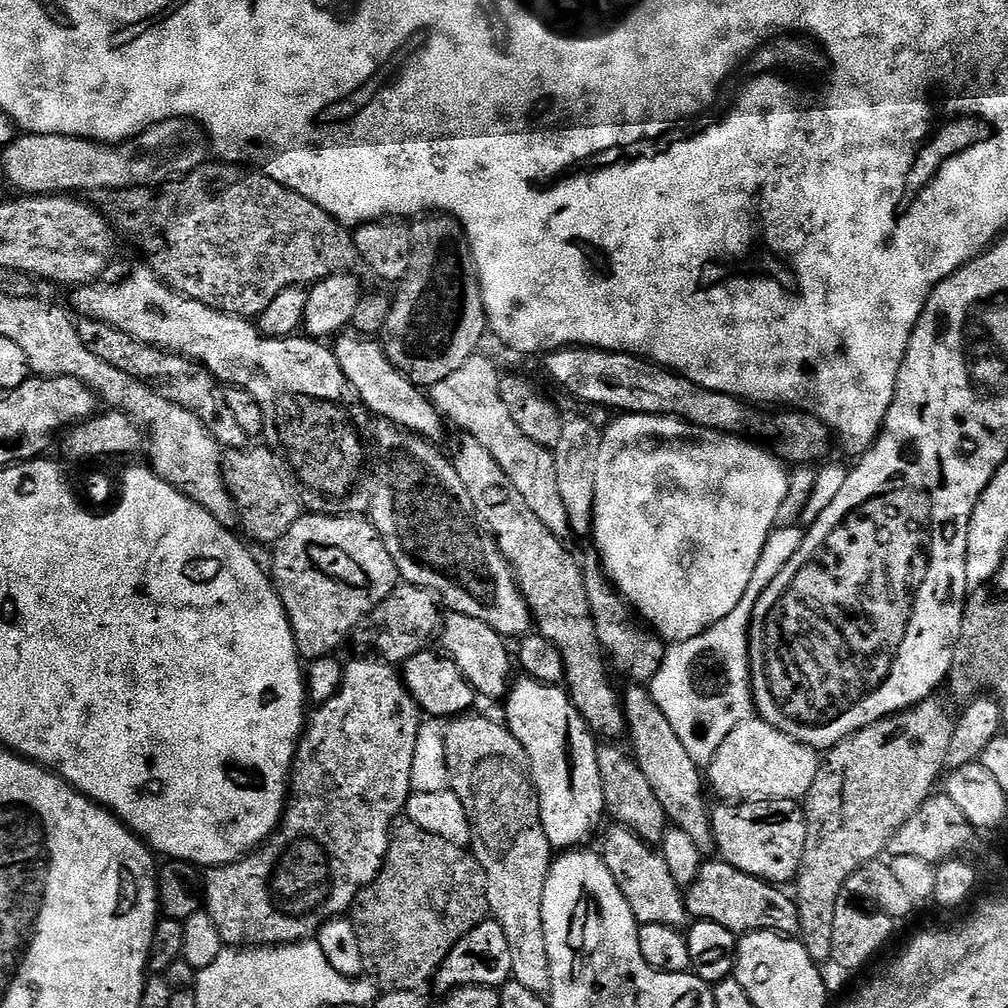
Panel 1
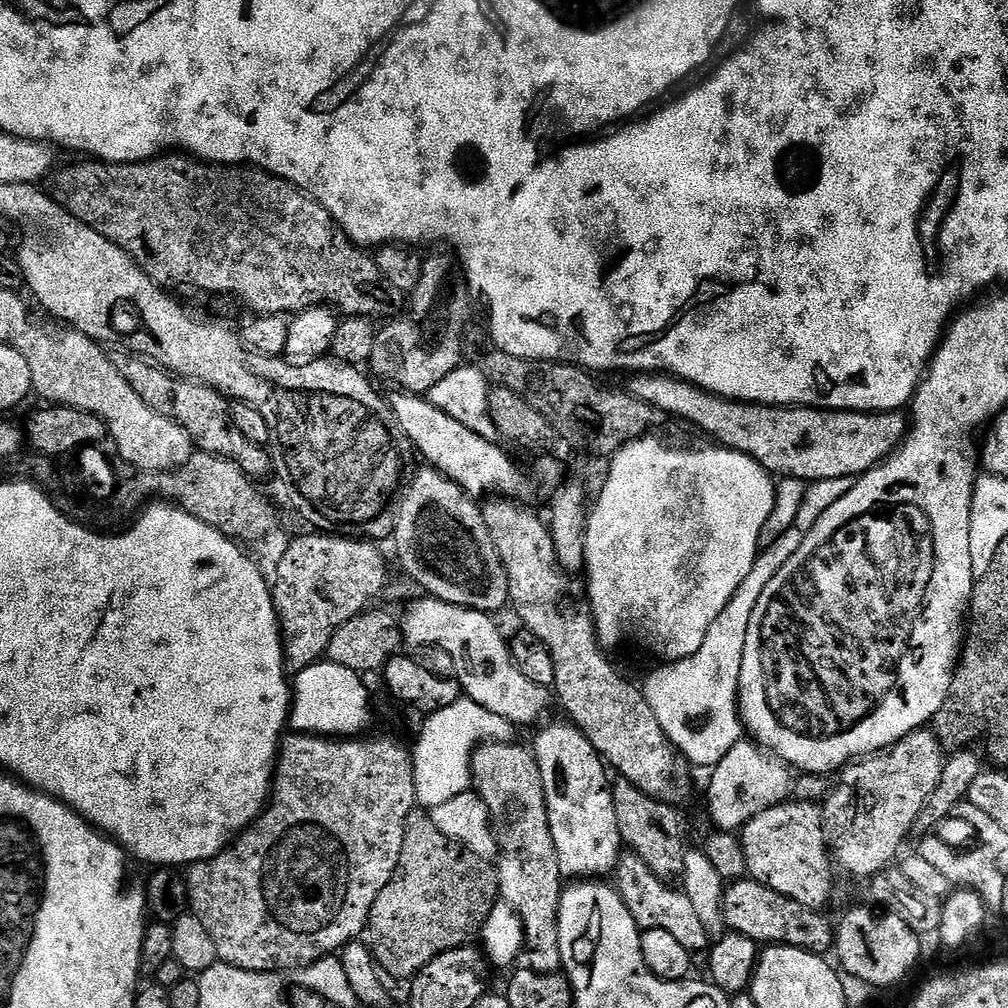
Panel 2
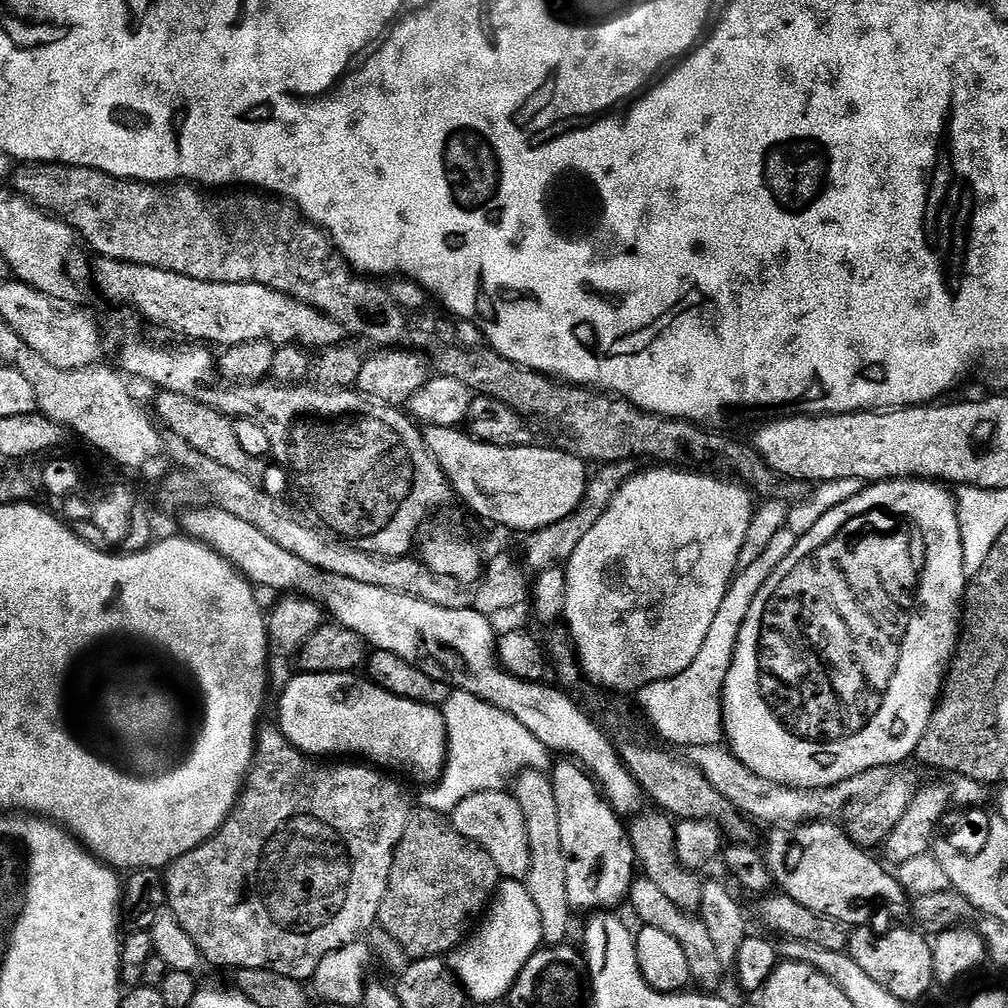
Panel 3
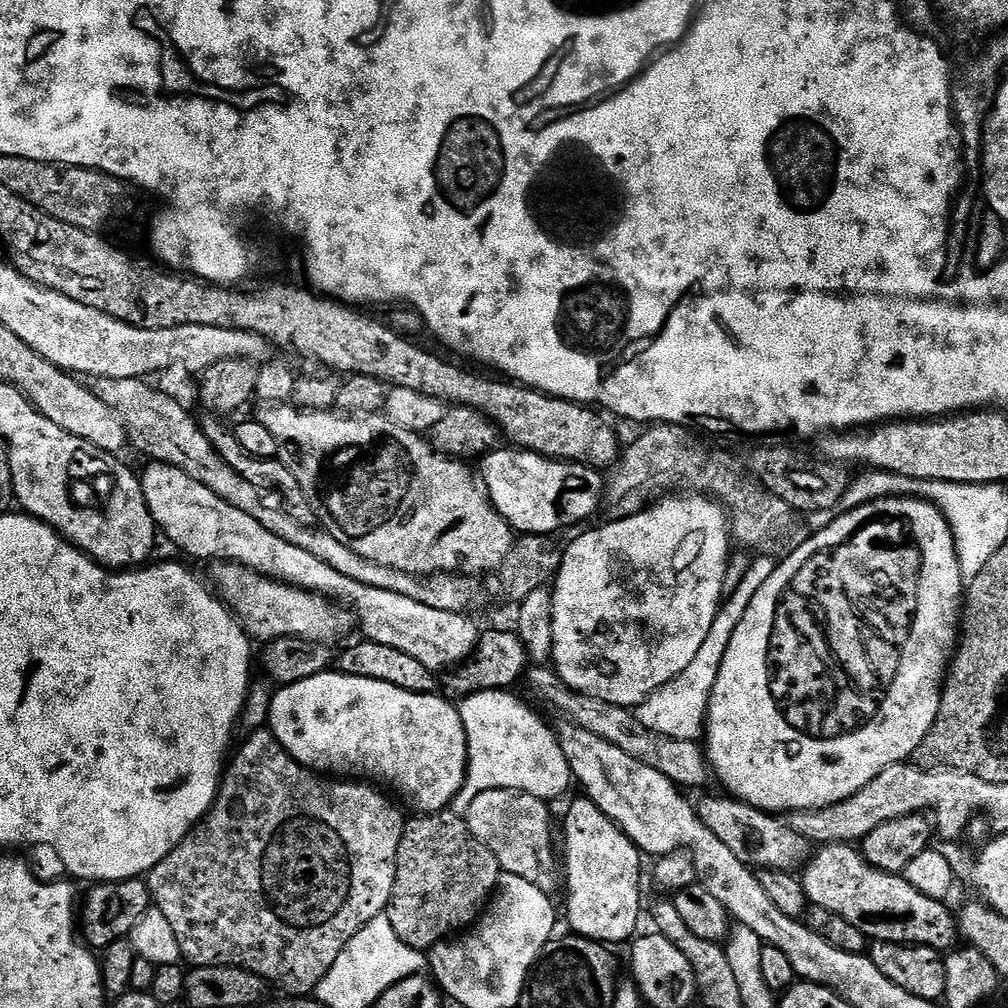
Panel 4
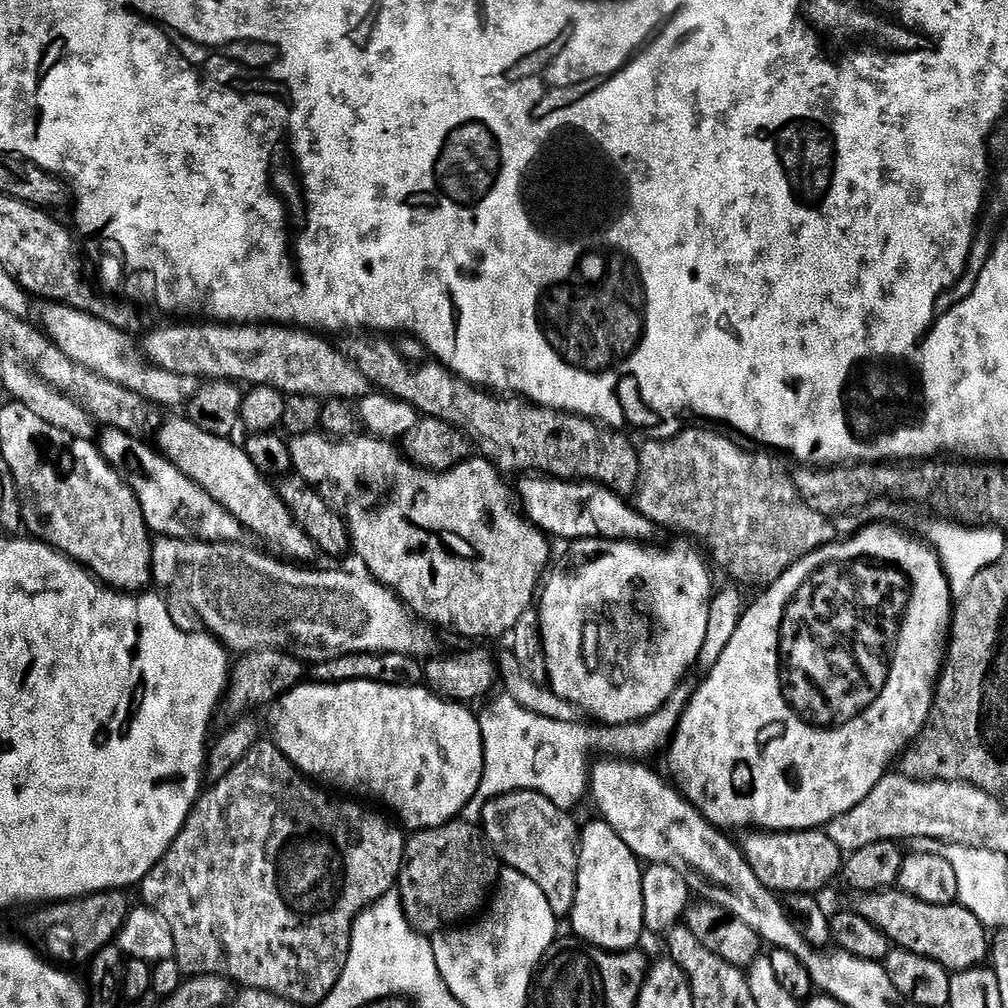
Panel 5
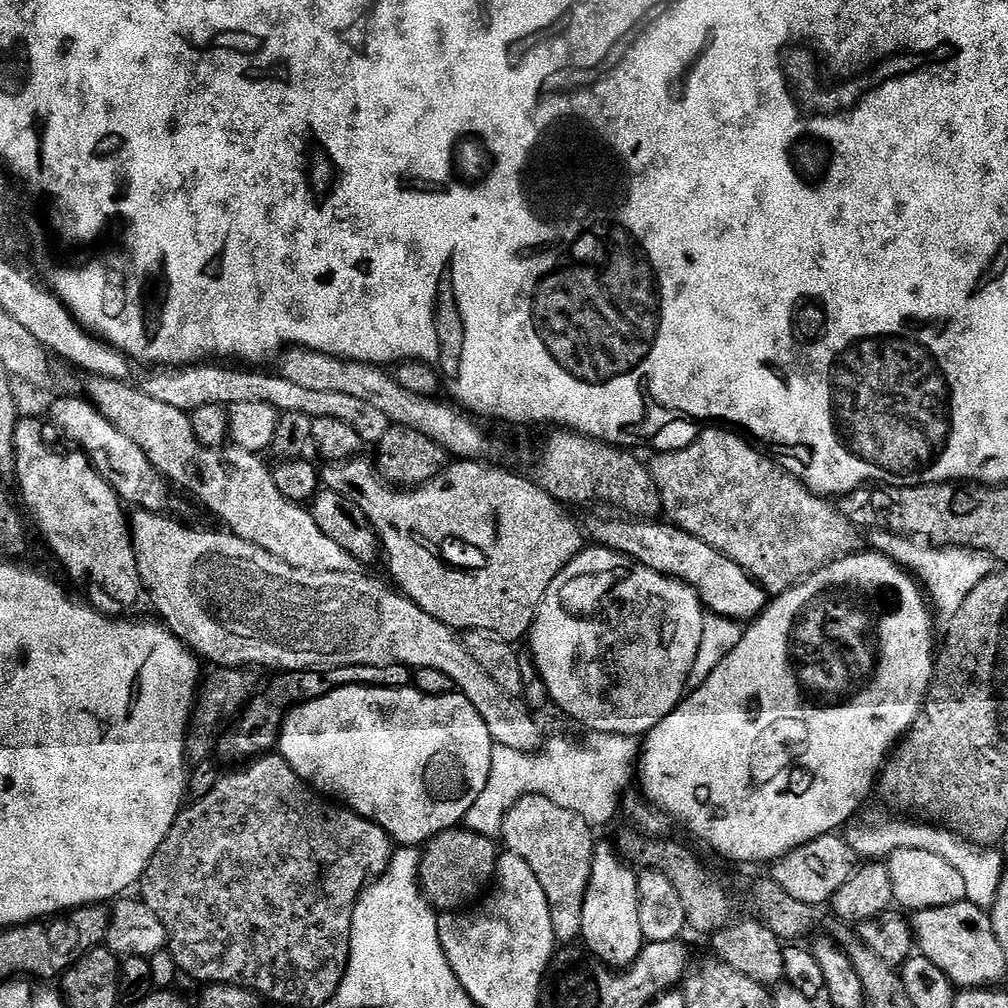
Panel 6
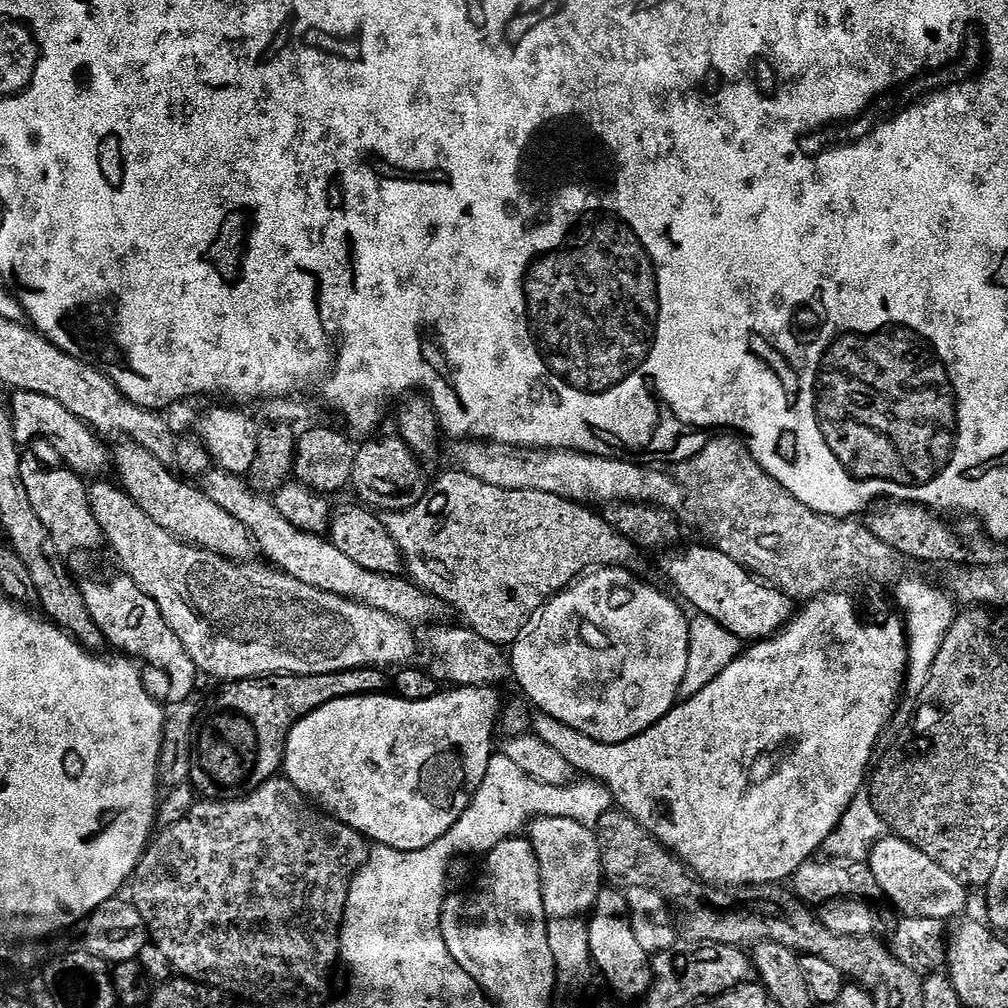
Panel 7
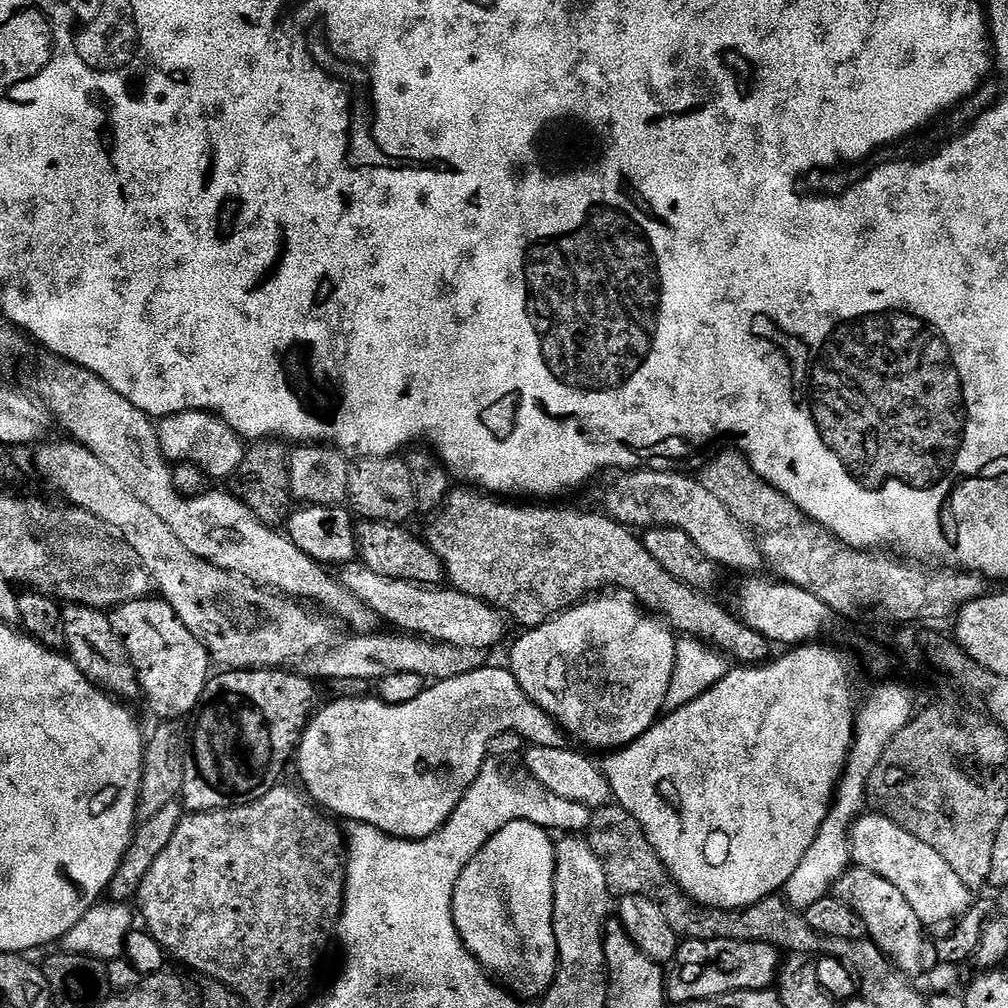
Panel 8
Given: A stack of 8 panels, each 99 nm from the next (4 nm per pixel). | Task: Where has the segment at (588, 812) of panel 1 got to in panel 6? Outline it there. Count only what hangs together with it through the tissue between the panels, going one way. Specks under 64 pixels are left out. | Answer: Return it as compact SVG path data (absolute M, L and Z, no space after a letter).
M597 843L592 853L580 934L582 944L600 959L597 961L613 970L629 968L644 949L646 941L638 918L638 876L613 845L611 848L608 844Z

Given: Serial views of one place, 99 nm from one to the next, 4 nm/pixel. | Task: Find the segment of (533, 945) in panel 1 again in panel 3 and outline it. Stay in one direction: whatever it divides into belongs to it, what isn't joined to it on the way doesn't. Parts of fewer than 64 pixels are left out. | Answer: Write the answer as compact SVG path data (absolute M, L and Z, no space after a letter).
M529 770L515 777L514 795L518 806L524 811L528 831L528 845L532 851L532 865L526 877L528 893L538 906L542 918L544 944L562 944L569 939L568 927L572 924L574 909L566 894L566 862L562 858L562 837L558 835L558 804L554 802L554 786L549 773L544 770Z

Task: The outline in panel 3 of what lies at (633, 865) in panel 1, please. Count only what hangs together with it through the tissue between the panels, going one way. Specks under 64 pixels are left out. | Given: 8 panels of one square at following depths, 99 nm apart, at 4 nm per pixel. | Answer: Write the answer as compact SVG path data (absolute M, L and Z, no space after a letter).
M643 878L633 879L632 889L628 891L627 903L636 907L636 912L640 915L641 920L639 923L643 927L666 930L666 934L670 934L670 938L678 938L678 946L682 946L682 950L686 954L686 962L690 962L692 984L697 989L708 994L715 993L719 989L716 987L723 982L726 969L718 958L714 942L710 939L710 930L706 930L699 915L678 910L678 906L674 906L674 902L670 902L670 898L666 898L666 894L662 894L662 890L658 890L658 886L654 886L654 882Z

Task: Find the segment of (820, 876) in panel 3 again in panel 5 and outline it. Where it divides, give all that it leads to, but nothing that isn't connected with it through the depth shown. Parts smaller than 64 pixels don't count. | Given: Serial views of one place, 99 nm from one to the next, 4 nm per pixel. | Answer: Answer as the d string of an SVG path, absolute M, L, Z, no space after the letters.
M885 890L883 892L865 892L855 897L854 911L862 914L882 934L888 936L889 941L897 948L904 948L914 954L922 954L934 962L938 962L949 972L961 972L967 968L979 968L990 956L990 932L984 927L970 910L966 910L959 902L955 904L927 904L916 900L910 894L899 890Z

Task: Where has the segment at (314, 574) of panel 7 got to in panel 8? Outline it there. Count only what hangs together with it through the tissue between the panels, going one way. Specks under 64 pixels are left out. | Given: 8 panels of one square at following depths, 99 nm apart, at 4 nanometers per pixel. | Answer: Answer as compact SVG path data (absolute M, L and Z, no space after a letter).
M363 562L343 565L338 580L345 591L361 600L372 611L373 617L393 624L393 629L404 634L423 636L450 646L466 646L489 650L504 636L505 617L491 604L468 594L462 594L451 586L425 586L401 580L387 580L382 574L374 574Z

